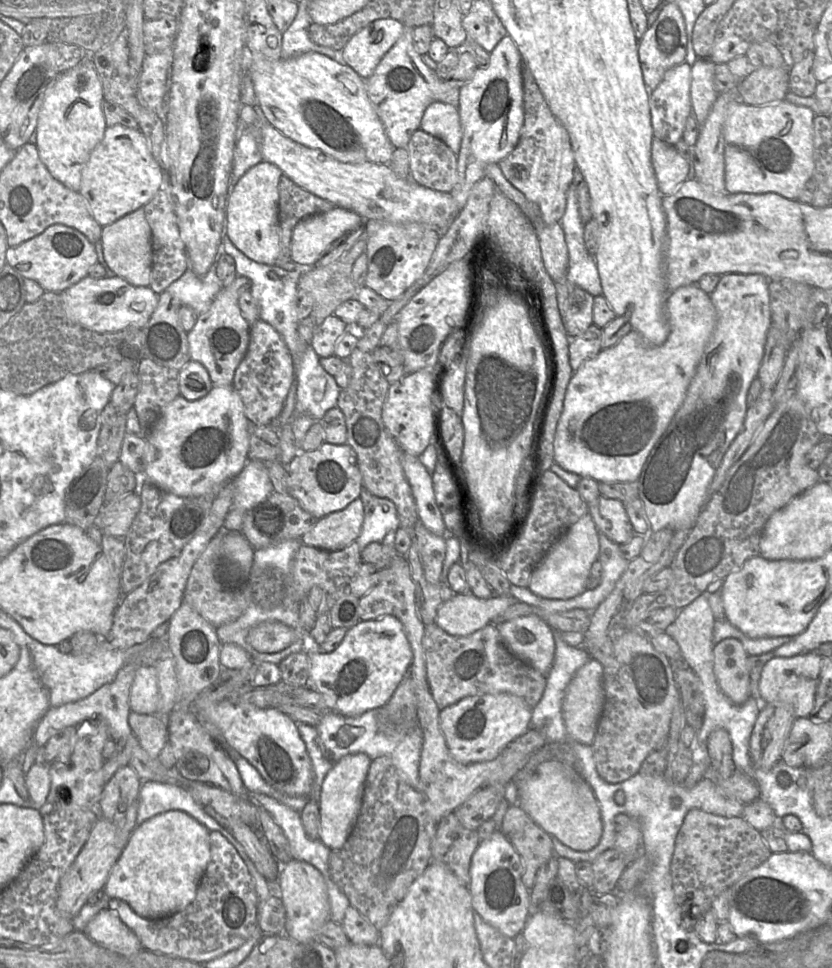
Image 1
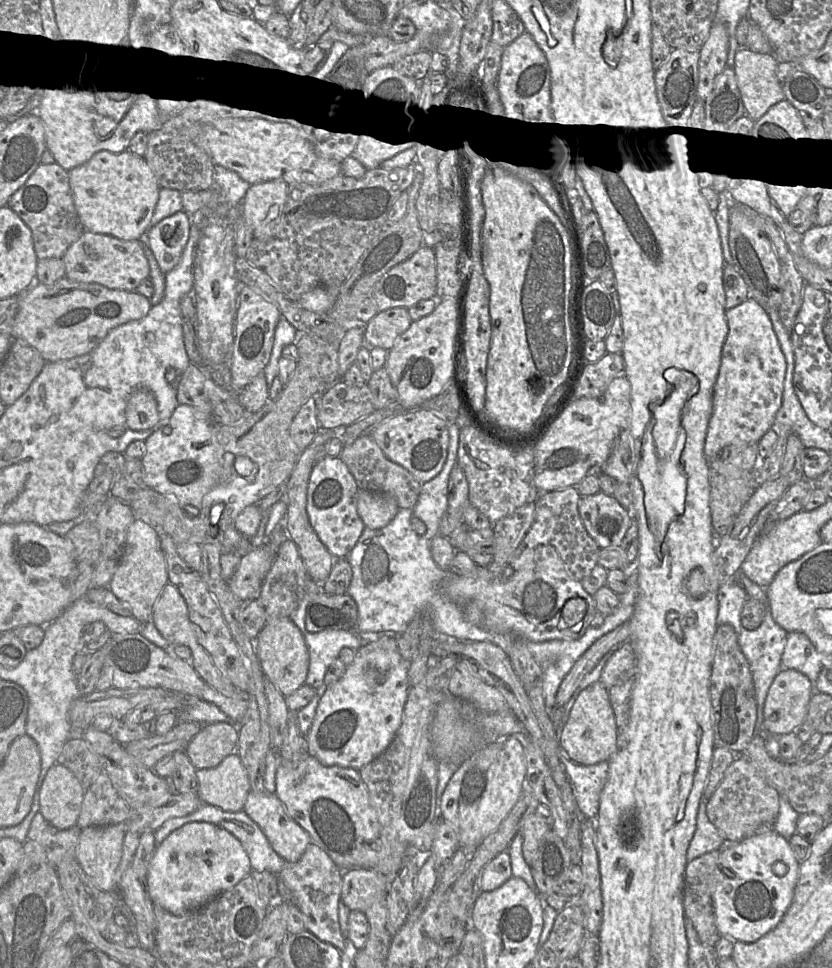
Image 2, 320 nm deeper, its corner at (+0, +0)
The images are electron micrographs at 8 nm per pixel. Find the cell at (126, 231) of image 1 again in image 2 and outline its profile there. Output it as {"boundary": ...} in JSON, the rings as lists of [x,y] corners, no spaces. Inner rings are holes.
{"boundary":[[[182,210],[148,229],[144,237],[145,244],[153,253],[162,273],[168,273],[180,262],[191,225],[190,215]]]}

